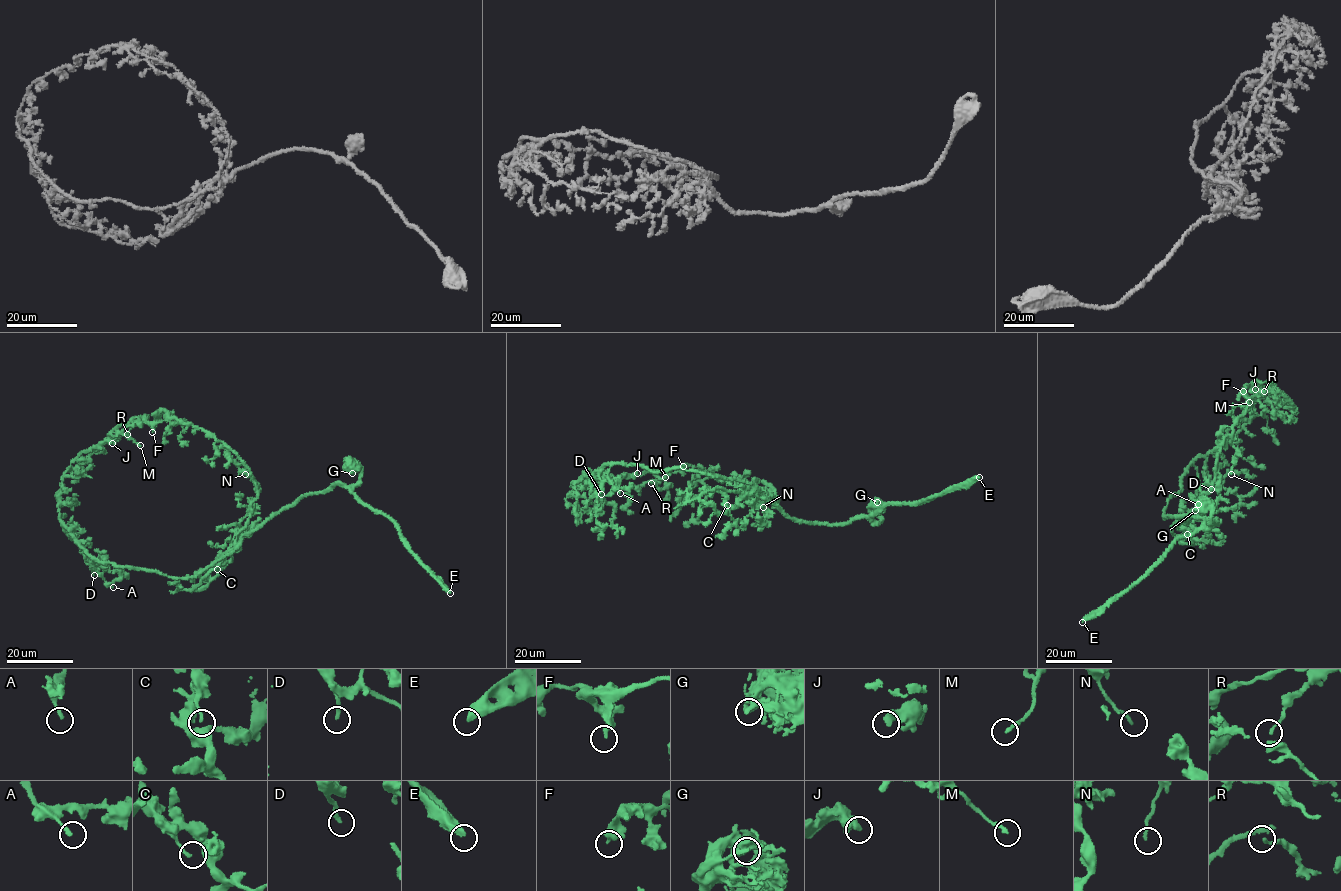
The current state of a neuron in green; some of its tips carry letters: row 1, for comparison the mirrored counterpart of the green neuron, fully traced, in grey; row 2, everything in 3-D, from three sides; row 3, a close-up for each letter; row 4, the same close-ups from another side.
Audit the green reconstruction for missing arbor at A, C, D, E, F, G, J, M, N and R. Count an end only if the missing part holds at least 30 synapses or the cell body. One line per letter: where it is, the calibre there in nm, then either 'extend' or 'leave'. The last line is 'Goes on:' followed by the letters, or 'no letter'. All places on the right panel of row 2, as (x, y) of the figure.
A: at (1198, 504); 190 nm thick; extend
C: at (1187, 534); 170 nm thick; leave
D: at (1211, 489); 240 nm thick; extend
E: at (1082, 622); 480 nm thick; extend
F: at (1243, 391); 320 nm thick; leave
G: at (1195, 510); 220 nm thick; leave
J: at (1255, 389); 400 nm thick; leave
M: at (1249, 402); 190 nm thick; leave
N: at (1231, 474); 170 nm thick; extend
R: at (1264, 391); 160 nm thick; leave
Goes on: A, D, E, N

